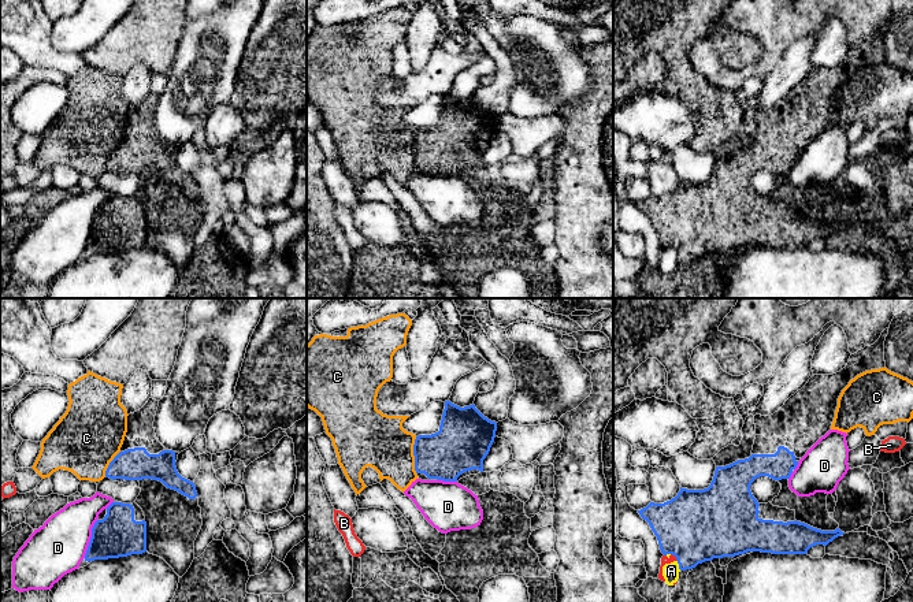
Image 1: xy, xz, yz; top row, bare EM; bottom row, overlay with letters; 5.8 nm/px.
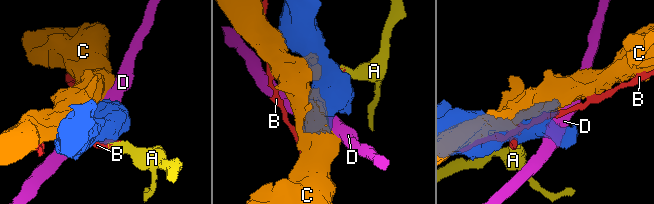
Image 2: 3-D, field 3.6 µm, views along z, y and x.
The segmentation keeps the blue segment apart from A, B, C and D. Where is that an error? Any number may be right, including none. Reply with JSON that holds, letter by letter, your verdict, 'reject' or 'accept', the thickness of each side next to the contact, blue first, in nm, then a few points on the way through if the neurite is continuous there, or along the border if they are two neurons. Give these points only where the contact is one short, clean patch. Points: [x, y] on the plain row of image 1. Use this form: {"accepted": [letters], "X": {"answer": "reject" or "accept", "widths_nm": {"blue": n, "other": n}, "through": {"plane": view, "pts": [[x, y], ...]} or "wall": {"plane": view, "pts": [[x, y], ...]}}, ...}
{"accepted": [], "A": {"answer": "reject", "widths_nm": {"blue": 420, "other": 100}, "wall": {"plane": "yz", "pts": [[676, 255], [680, 263]]}}, "B": {"answer": "reject", "widths_nm": {"blue": 420, "other": 50}}, "C": {"answer": "reject", "widths_nm": {"blue": 300, "other": 320}}, "D": {"answer": "reject", "widths_nm": {"blue": 260, "other": 320}}}

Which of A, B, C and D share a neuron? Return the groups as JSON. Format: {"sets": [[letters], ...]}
{"sets": [["A", "B"], ["C"], ["D"]]}

